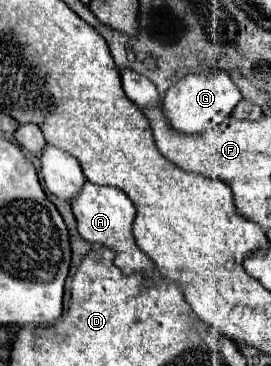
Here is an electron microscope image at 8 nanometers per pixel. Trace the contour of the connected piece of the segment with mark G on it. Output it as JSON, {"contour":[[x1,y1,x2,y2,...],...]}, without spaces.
{"contour":[[216,71,212,75,186,75,166,91,162,111,172,129,176,129,178,133,194,135,210,131,218,123,222,123,234,111,240,99,242,95,226,71]]}

